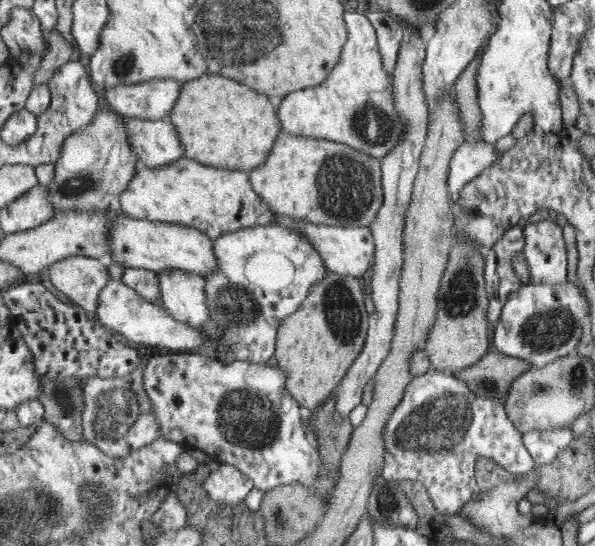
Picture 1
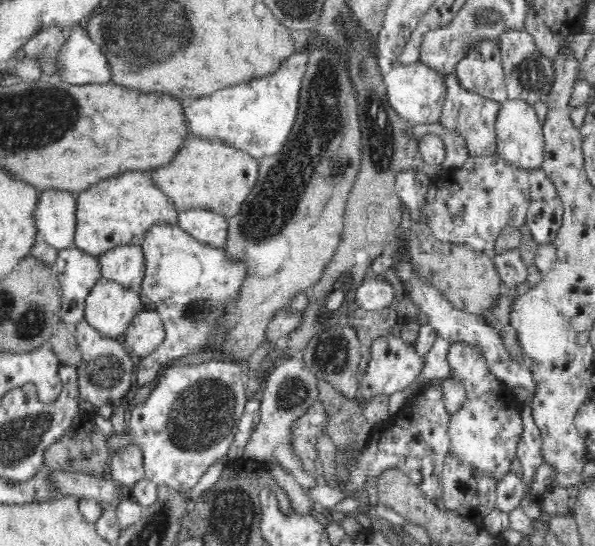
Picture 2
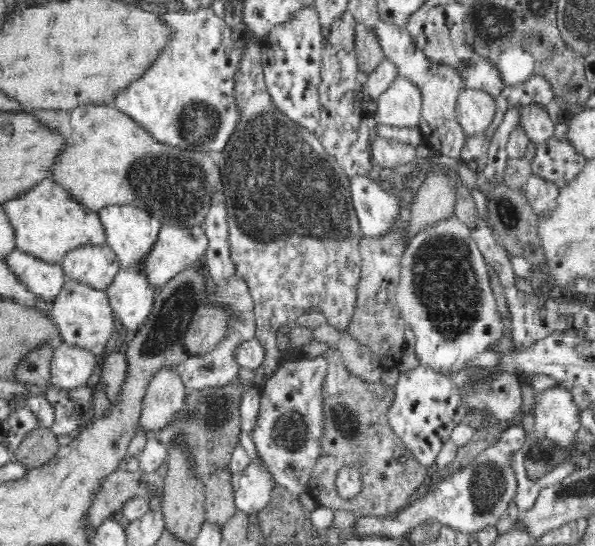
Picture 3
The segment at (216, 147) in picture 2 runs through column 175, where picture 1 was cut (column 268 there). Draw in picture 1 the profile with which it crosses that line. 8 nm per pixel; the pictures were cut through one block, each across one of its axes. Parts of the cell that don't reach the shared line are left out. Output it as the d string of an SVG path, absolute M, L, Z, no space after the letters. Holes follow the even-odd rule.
M281 133L273 146L268 162L250 172L253 188L269 203L273 212L291 216L295 220L307 220L312 224L332 226L361 226L372 230L377 213L384 203L384 184L382 183L382 160L352 146Z

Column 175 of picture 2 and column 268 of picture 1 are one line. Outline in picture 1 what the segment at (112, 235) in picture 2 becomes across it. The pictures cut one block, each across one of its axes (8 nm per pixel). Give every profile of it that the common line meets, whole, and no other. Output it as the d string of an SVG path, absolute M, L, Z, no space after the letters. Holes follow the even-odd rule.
M188 157L161 169L140 166L116 204L137 220L197 228L213 240L245 228L272 225L275 220L269 203L253 188L250 172L203 165Z

